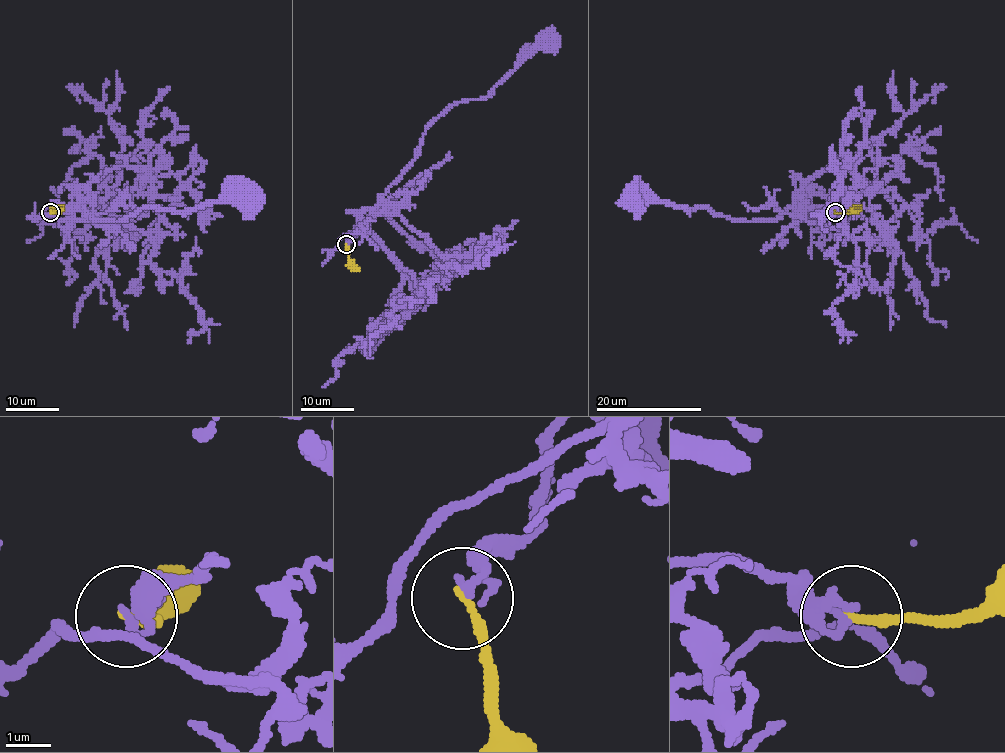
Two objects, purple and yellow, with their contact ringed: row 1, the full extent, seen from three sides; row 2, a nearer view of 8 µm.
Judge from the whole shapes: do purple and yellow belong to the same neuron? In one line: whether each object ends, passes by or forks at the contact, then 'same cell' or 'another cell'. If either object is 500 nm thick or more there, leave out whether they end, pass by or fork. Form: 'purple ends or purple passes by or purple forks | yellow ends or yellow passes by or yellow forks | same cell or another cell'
purple ends | yellow ends | another cell

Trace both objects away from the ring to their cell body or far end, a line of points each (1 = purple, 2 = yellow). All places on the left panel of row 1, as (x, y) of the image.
1: (50, 212), (63, 206), (99, 220), (120, 220), (143, 207), (190, 210), (217, 202), (253, 206), (251, 199)
2: (50, 212), (63, 206)

